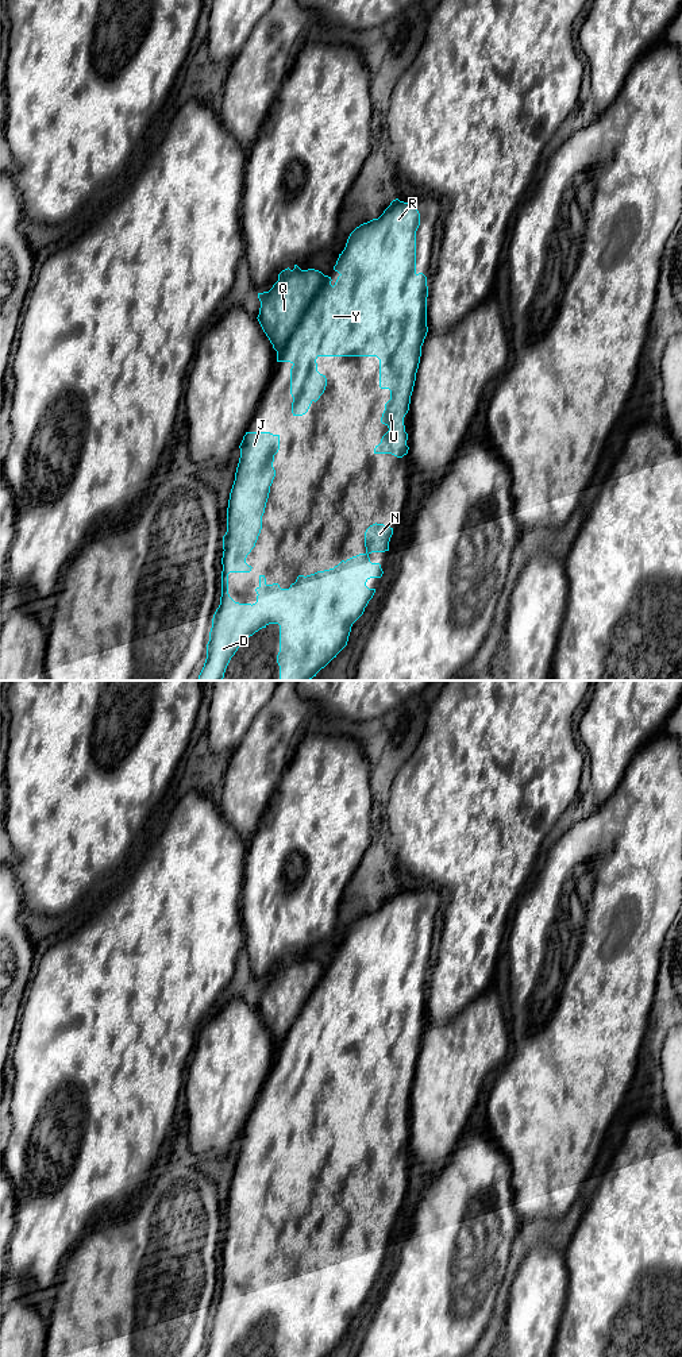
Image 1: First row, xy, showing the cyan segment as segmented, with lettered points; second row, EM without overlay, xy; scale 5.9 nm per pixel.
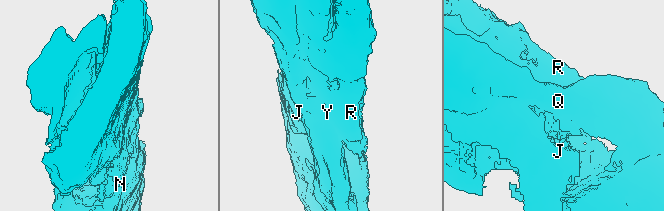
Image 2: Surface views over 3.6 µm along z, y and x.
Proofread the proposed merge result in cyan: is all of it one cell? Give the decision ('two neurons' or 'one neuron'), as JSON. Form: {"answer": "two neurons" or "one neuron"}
{"answer": "two neurons"}

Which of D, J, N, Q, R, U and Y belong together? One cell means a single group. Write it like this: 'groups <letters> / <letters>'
groups D J N R U Y / Q

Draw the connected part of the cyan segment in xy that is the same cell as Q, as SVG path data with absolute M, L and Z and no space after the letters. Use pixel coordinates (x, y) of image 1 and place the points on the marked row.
M297 265L278 274L269 292L258 293L261 301L258 321L277 355L301 321L312 300L324 285L325 275L315 269L301 270Z

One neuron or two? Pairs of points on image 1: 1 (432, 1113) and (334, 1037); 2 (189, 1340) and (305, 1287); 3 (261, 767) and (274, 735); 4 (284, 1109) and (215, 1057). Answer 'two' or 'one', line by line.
1: two
2: two
3: one
4: two

